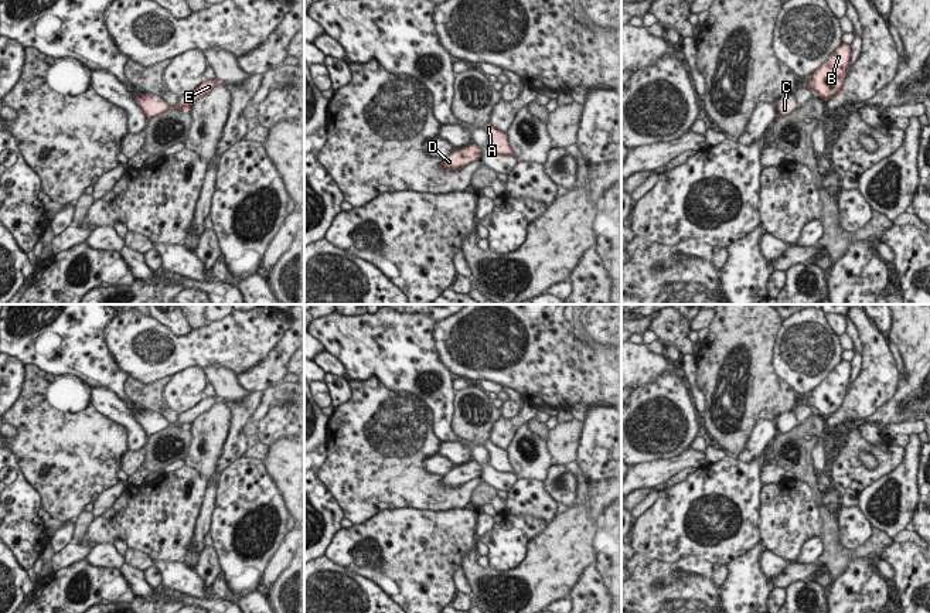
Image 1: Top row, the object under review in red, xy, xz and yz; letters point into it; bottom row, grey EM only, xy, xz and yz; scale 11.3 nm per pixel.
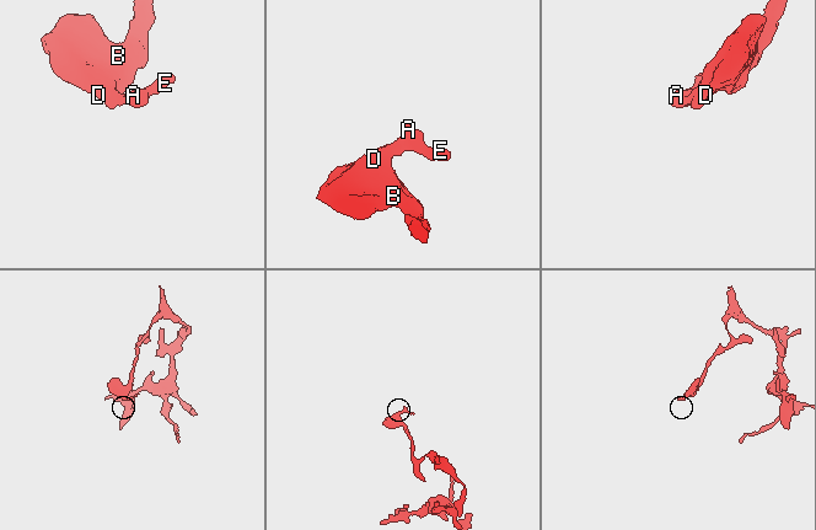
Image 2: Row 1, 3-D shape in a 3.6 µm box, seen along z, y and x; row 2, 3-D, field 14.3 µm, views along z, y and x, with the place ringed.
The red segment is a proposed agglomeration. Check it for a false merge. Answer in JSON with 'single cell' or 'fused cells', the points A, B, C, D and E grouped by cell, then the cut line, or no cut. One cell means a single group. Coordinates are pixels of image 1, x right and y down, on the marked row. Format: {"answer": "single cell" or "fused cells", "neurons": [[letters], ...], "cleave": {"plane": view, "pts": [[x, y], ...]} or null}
{"answer": "single cell", "neurons": [["A", "B", "C", "D", "E"]], "cleave": null}

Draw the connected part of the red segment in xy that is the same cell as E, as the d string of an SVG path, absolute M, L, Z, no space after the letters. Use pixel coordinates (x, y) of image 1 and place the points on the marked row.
M204 79L194 91L184 96L178 96L178 102L174 108L166 105L163 101L157 101L151 93L136 92L134 102L147 119L168 109L190 110L195 101L204 95L208 95L218 84L218 79Z

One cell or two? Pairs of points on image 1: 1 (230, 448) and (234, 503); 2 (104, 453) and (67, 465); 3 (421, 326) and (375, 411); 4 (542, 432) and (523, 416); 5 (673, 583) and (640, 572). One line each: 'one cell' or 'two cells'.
1: two cells
2: one cell
3: two cells
4: two cells
5: one cell

